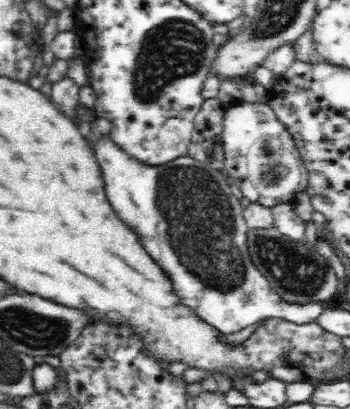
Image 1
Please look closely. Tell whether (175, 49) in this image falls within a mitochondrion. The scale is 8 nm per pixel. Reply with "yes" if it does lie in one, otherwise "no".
yes

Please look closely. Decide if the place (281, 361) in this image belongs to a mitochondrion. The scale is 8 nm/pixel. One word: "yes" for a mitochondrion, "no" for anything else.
no

